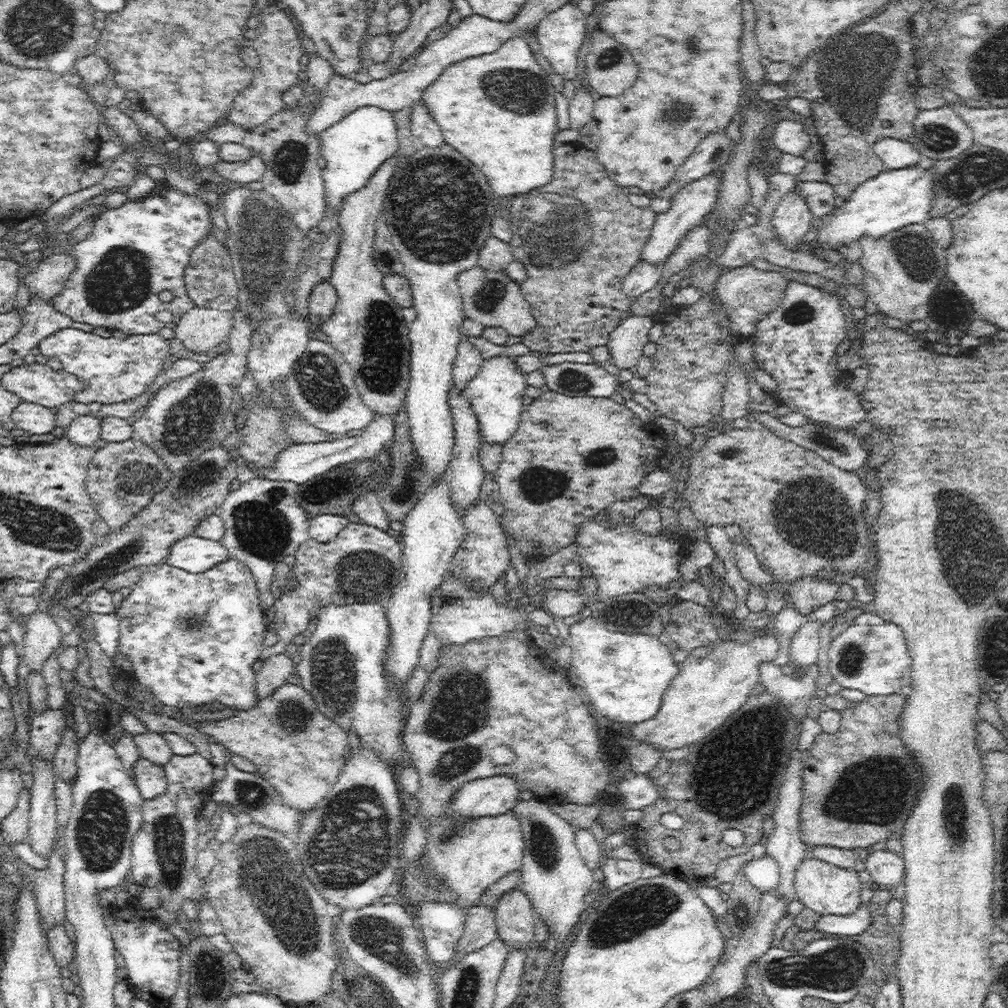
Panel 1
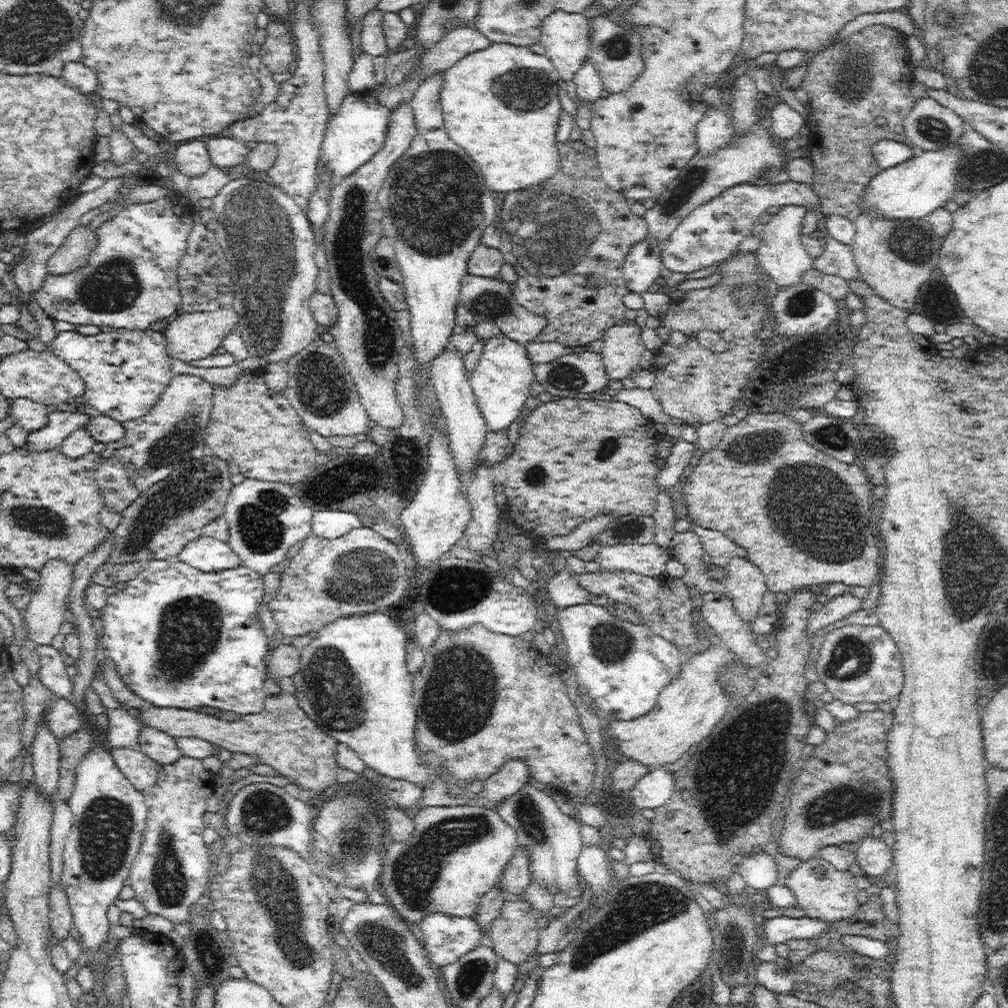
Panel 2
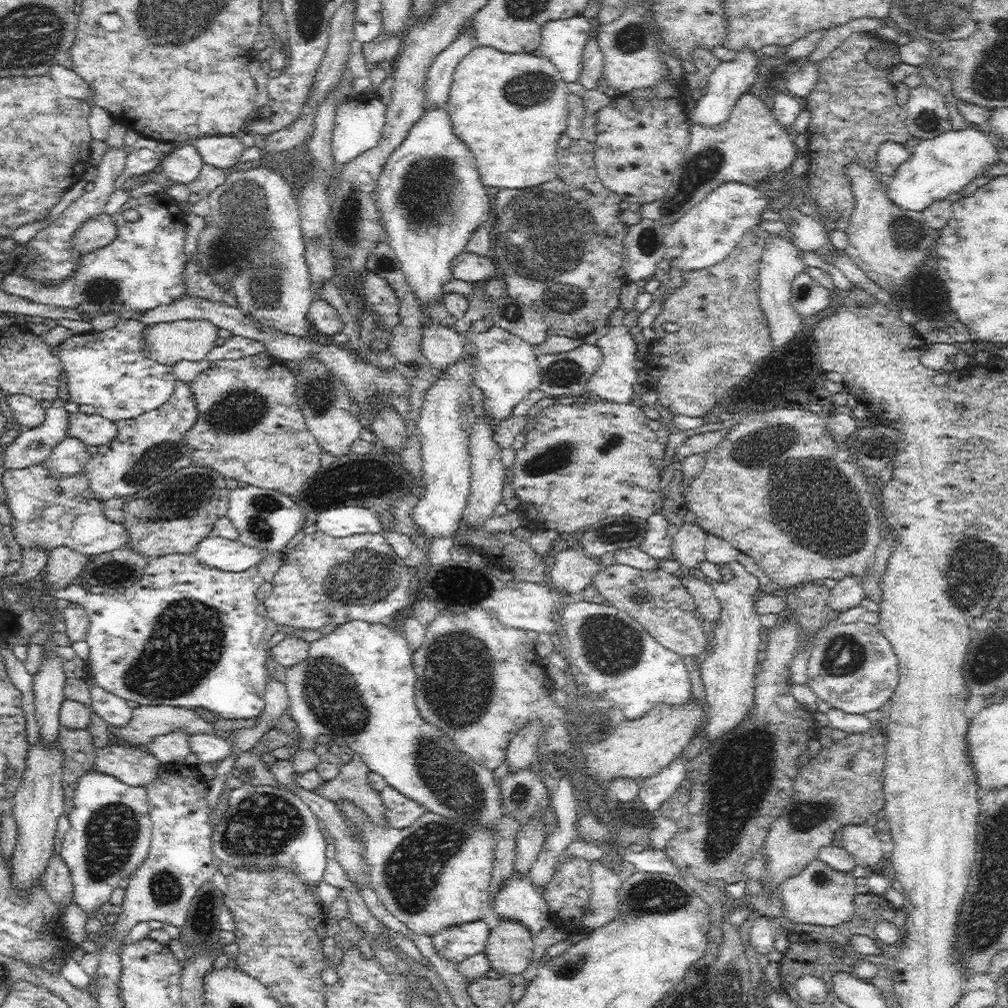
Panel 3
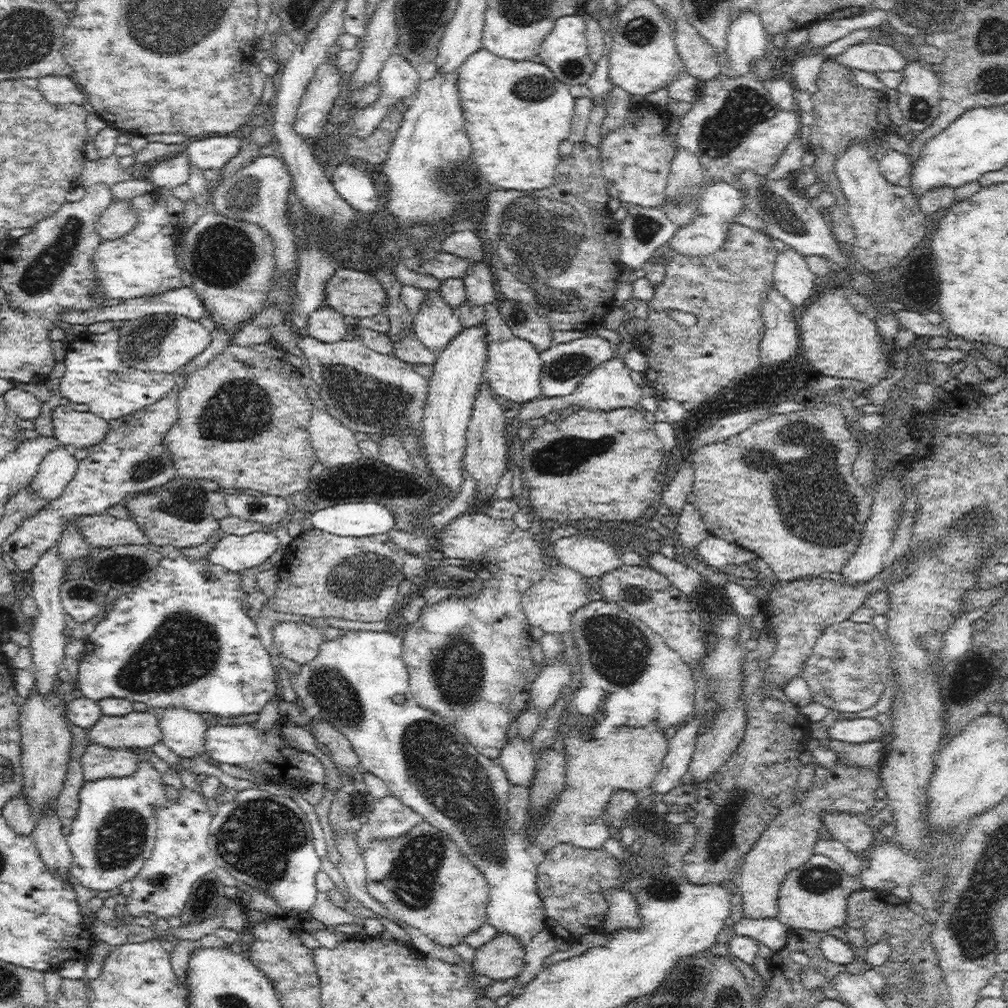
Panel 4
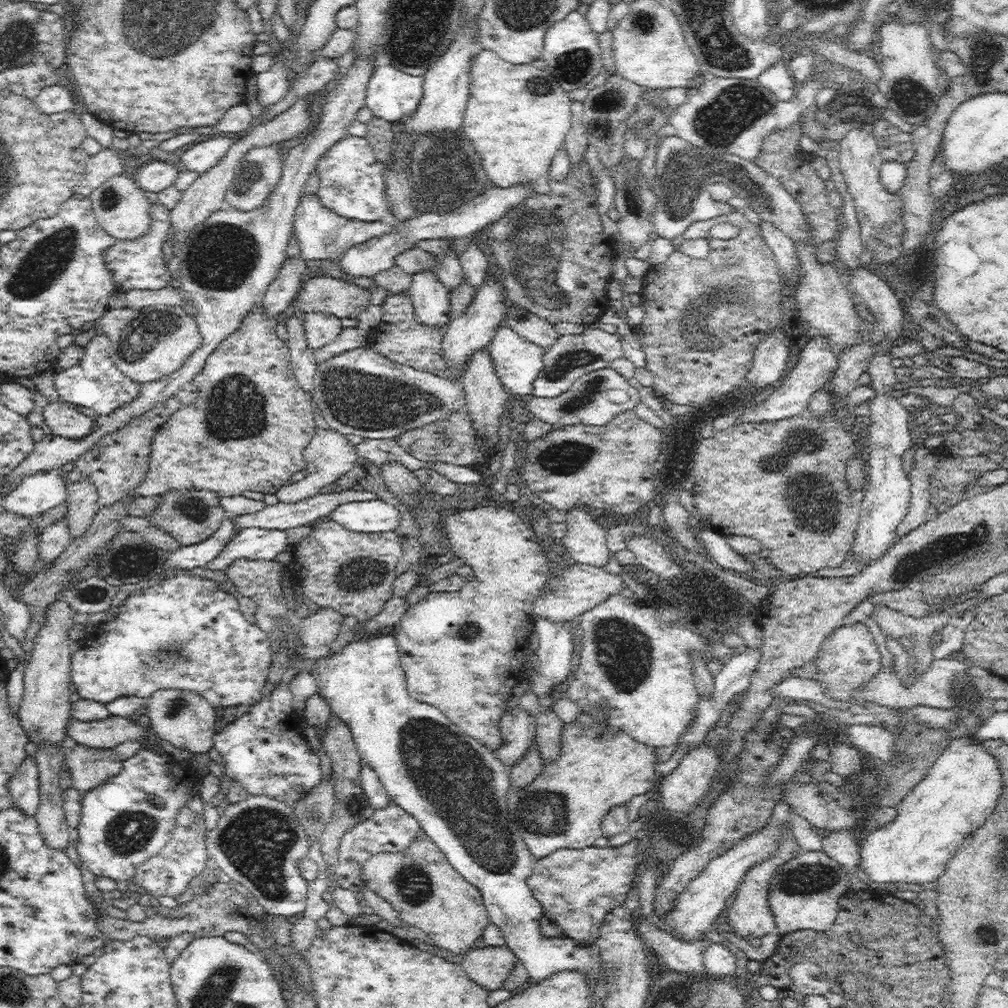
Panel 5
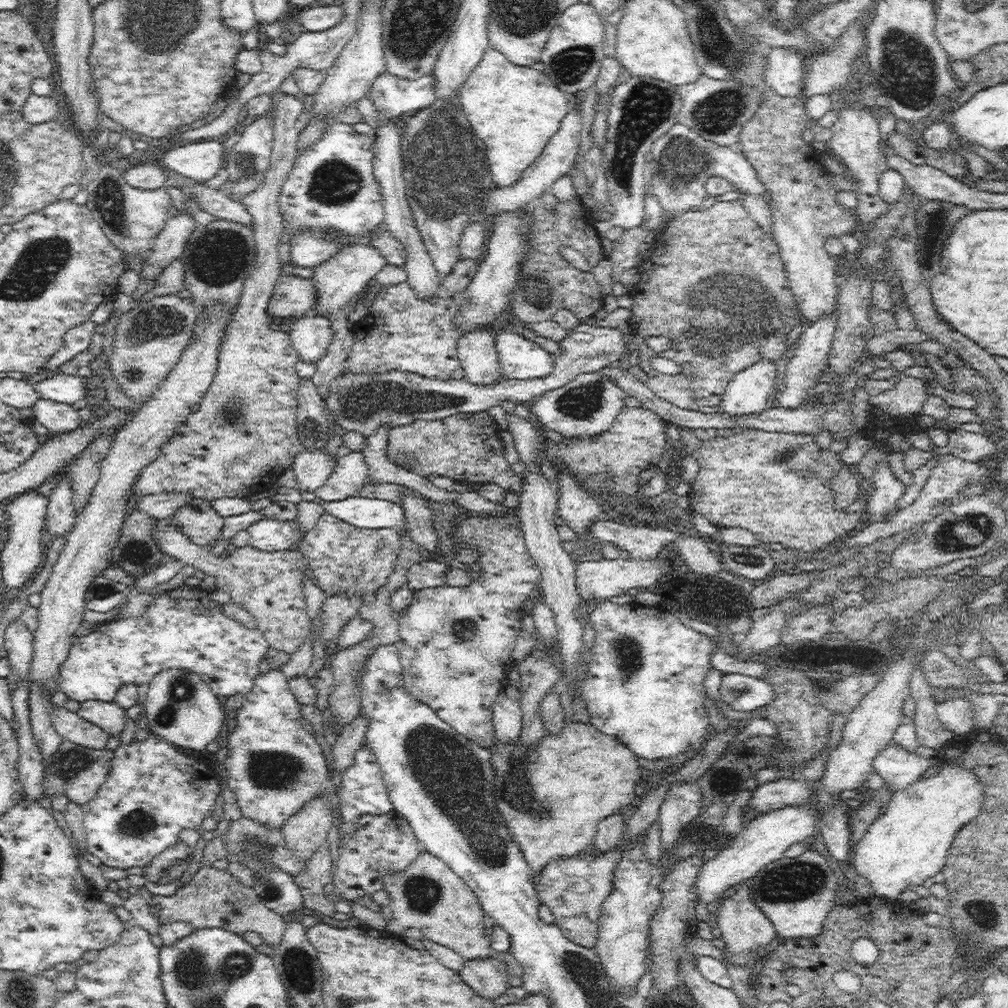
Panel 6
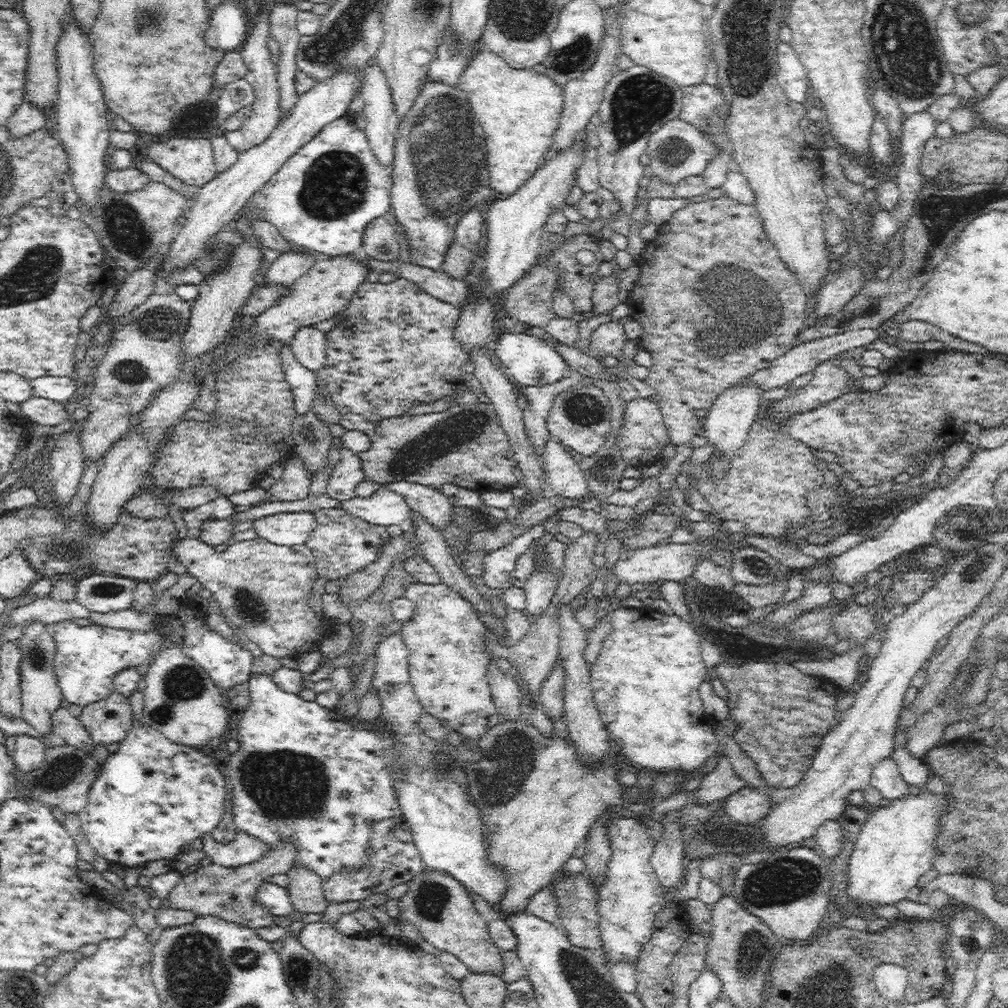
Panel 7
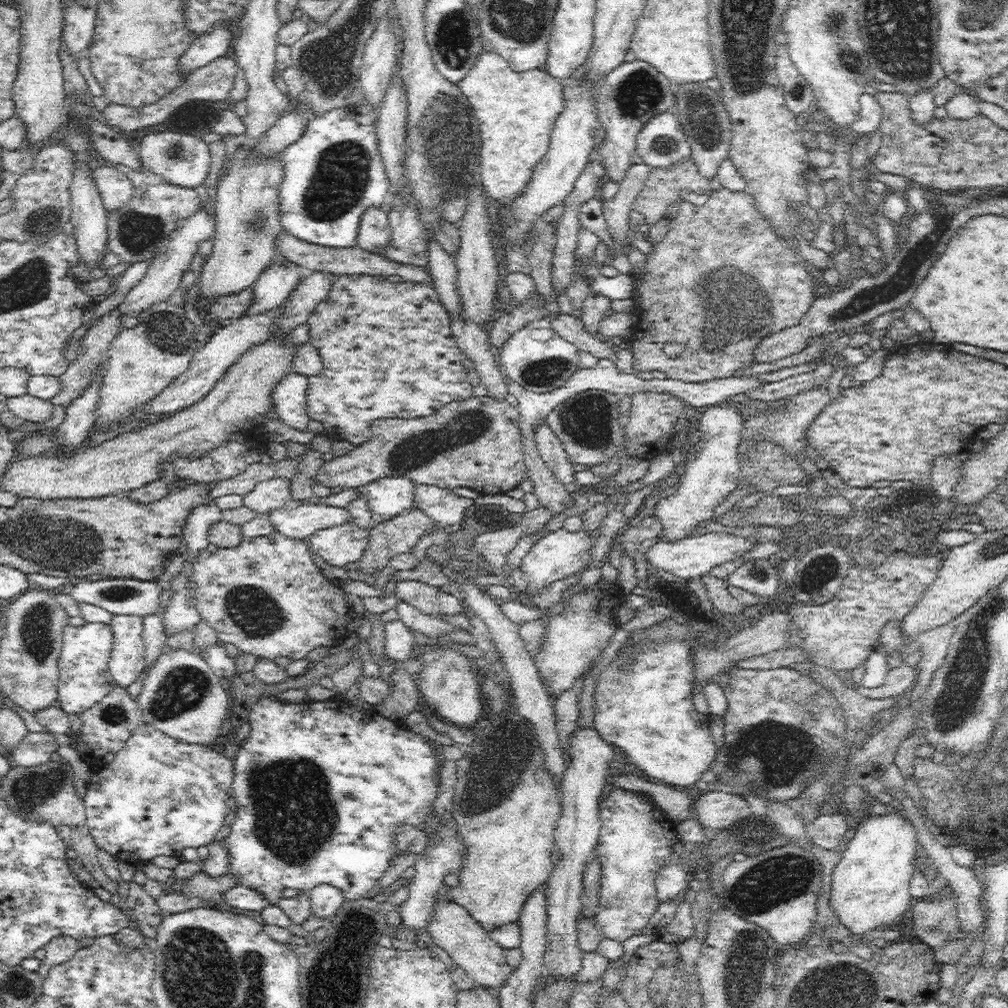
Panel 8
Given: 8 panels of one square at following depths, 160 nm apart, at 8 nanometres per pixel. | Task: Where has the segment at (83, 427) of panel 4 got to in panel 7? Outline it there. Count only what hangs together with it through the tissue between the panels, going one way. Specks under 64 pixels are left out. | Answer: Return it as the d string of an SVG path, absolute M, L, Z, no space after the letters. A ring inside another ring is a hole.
M36 395L24 400L20 406L24 416L30 419L33 424L56 426L62 424L70 416L64 409L65 405L62 402Z

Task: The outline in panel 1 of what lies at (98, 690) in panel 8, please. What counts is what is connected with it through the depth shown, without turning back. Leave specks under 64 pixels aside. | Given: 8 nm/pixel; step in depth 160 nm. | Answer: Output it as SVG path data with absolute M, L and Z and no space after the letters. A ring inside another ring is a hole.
M237 559L226 560L222 564L216 564L216 567L210 571L197 574L181 570L177 567L172 567L167 563L153 565L146 572L142 572L140 581L134 584L131 594L124 599L122 605L115 609L118 619L120 619L120 636L118 636L118 649L132 663L132 672L136 682L140 683L144 689L148 689L154 699L166 706L198 706L208 702L218 700L227 707L240 711L252 708L257 702L255 693L256 673L252 669L253 664L261 659L261 654L264 650L264 632L271 627L264 624L264 615L260 607L259 591L256 587L256 582L249 568Z

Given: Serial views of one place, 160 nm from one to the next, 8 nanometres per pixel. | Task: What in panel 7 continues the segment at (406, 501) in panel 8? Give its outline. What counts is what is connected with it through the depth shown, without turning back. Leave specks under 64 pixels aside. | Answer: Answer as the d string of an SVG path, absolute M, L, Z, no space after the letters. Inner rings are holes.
M383 485L370 496L341 501L337 507L351 512L370 524L384 527L406 526L413 515L404 497Z

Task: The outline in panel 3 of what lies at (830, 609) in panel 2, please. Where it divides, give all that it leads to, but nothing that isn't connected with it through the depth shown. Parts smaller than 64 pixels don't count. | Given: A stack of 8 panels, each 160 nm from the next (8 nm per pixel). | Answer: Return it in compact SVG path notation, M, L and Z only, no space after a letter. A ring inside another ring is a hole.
M850 574L837 580L836 586L829 590L828 607L834 612L842 612L859 607L865 598L863 578Z

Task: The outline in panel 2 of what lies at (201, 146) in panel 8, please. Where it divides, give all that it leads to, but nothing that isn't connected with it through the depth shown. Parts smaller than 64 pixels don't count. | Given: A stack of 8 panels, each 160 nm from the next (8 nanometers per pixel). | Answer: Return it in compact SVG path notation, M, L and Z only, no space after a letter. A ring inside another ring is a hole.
M215 136L206 143L212 164L220 167L236 166L245 162L250 145L232 136Z

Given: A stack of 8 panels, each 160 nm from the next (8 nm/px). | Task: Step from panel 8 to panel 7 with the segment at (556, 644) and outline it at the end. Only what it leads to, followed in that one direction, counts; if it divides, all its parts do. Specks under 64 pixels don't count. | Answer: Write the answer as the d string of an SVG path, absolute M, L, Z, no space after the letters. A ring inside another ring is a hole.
M559 656L552 673L542 682L542 688L540 688L539 702L549 718L554 721L560 719L562 712L565 712L563 707L565 697L564 674L566 673L562 669L562 661L560 661Z

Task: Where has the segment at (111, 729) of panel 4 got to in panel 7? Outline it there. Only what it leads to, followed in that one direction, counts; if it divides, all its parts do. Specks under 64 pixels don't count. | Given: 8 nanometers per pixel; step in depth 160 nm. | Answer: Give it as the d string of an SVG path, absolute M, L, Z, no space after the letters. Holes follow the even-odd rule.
M66 706L58 708L52 714L53 738L66 745L72 745L90 753L94 748L94 741L79 717L74 717Z

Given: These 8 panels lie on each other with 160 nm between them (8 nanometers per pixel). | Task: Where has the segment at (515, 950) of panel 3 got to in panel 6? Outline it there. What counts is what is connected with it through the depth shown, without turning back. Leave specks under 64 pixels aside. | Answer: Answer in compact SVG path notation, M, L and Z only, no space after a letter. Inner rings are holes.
M497 956L466 961L459 975L472 990L489 1000L496 1000L509 987L506 963Z

